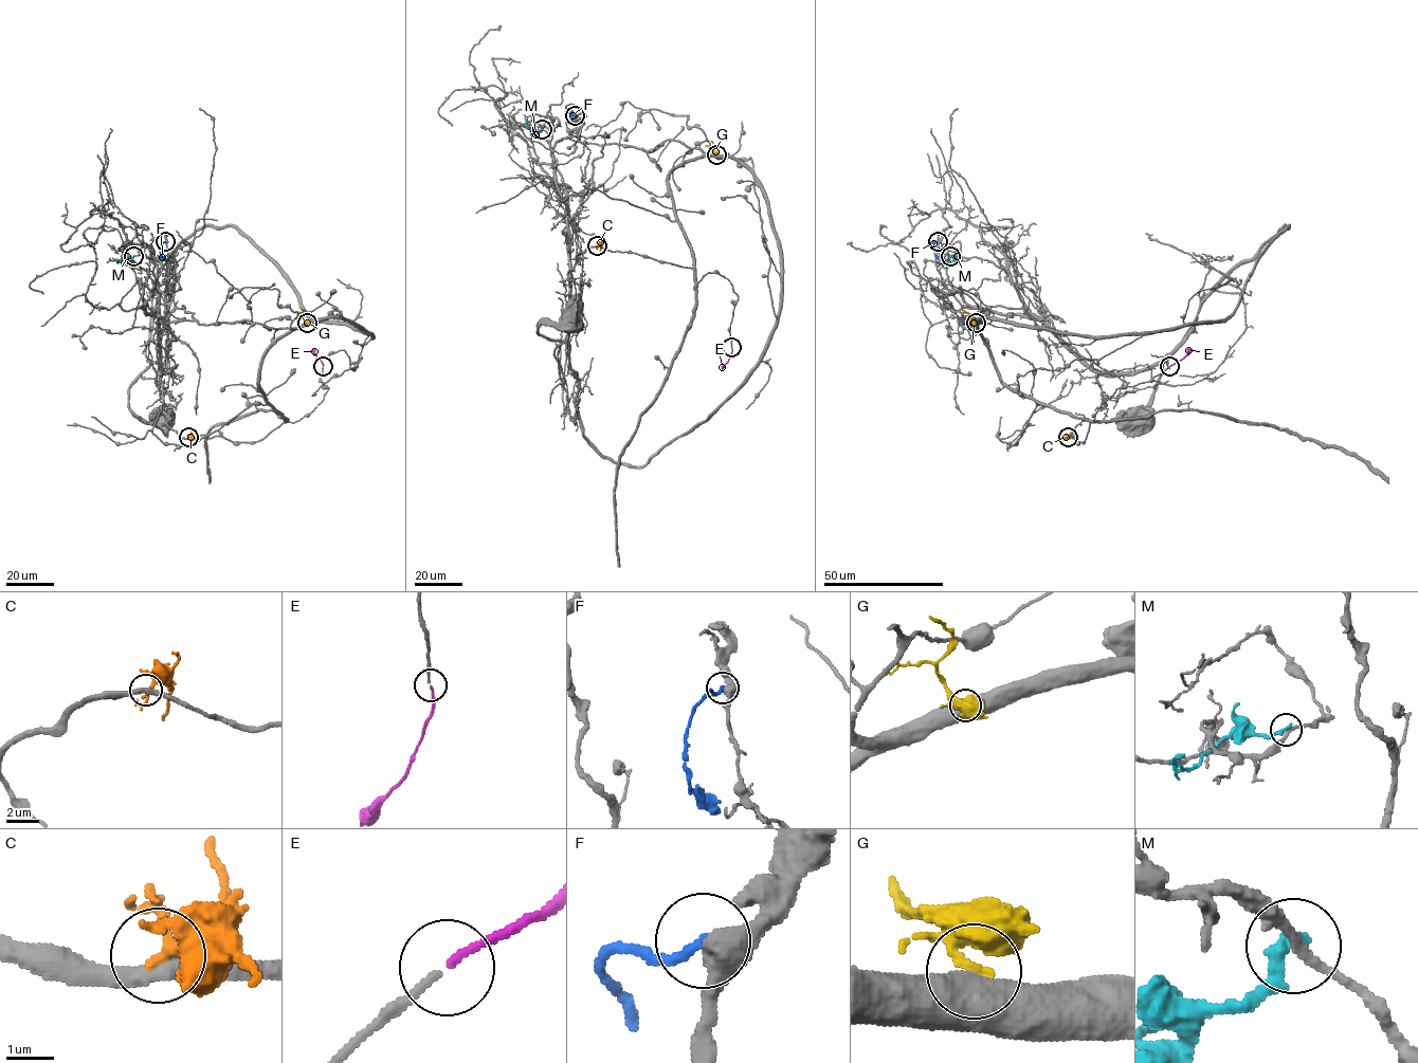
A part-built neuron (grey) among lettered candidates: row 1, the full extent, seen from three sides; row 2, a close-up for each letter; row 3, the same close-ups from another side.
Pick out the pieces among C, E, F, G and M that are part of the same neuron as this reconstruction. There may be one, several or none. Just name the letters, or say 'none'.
E

